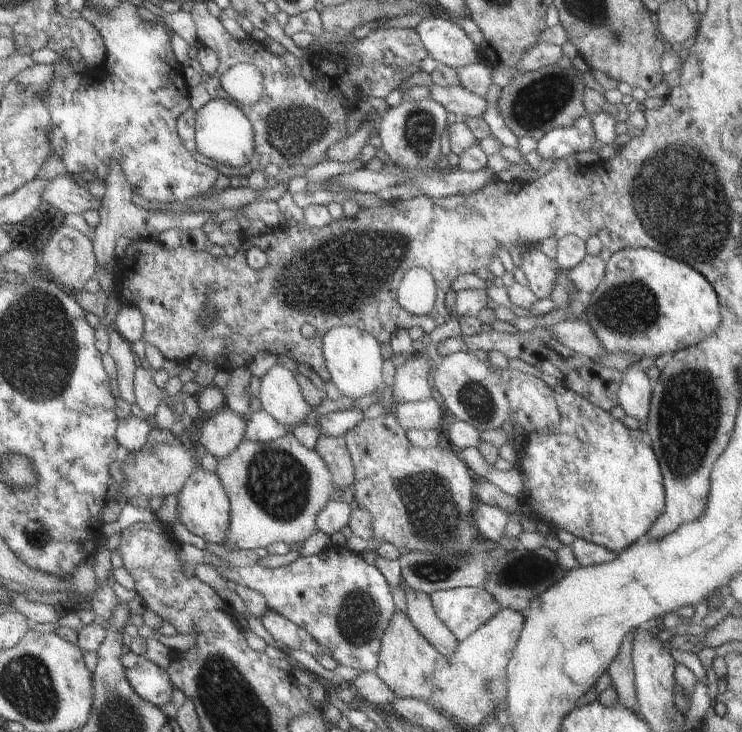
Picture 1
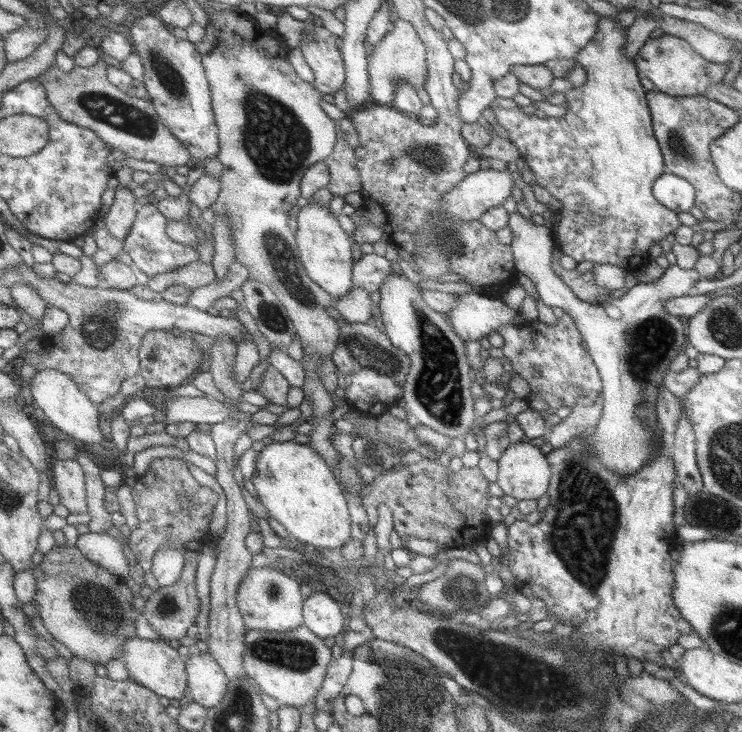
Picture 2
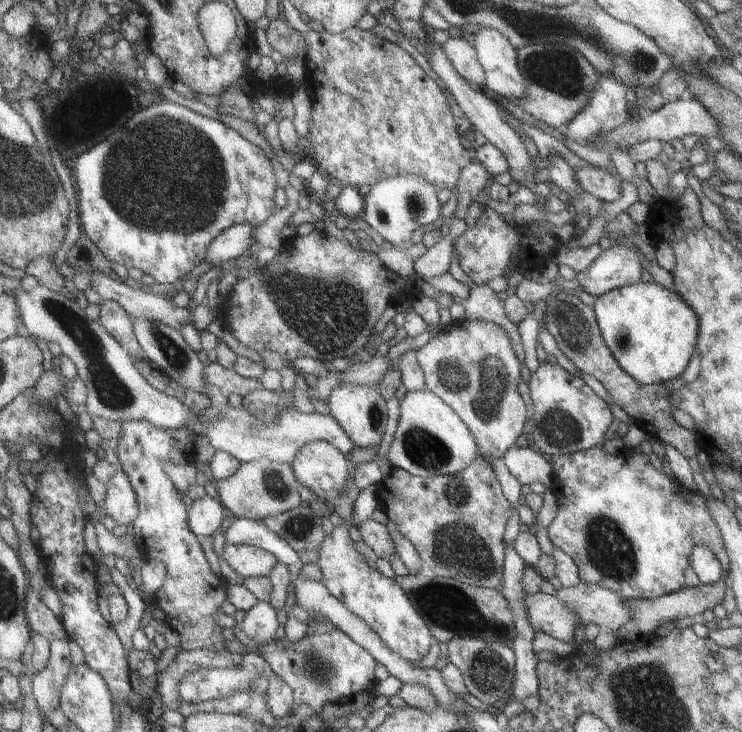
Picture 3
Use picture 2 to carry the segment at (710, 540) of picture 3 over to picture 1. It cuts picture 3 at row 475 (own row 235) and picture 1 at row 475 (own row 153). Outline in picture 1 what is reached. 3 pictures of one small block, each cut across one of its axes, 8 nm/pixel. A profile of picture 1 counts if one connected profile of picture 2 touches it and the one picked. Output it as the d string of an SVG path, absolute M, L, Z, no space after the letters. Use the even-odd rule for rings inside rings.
M555 386L551 392L559 410L557 432L549 434L547 430L533 430L524 433L525 446L517 455L517 471L523 480L520 504L525 504L536 519L541 516L555 530L566 530L575 538L620 553L653 526L665 502L661 472L651 450L649 434L639 427L623 426L609 411L591 404L570 388Z

